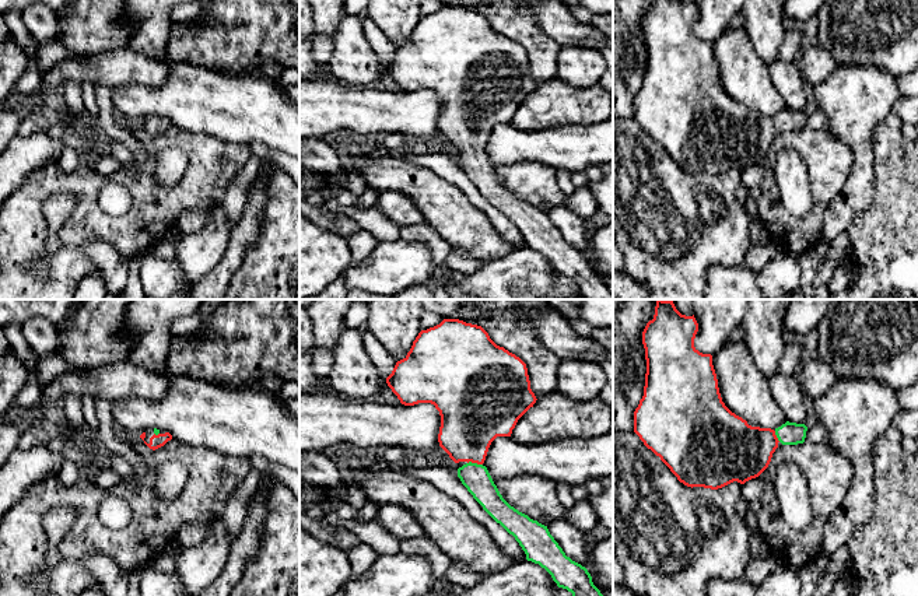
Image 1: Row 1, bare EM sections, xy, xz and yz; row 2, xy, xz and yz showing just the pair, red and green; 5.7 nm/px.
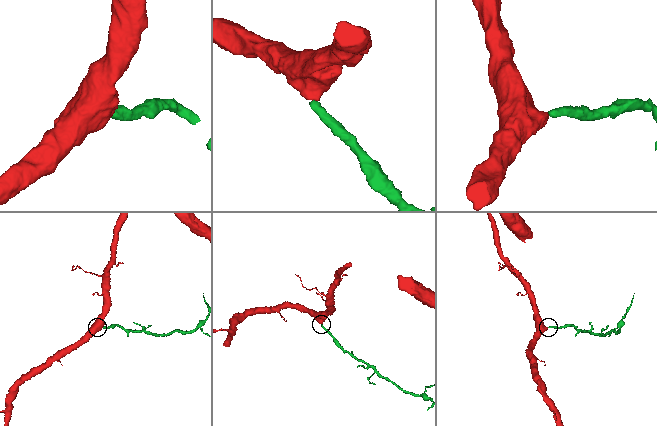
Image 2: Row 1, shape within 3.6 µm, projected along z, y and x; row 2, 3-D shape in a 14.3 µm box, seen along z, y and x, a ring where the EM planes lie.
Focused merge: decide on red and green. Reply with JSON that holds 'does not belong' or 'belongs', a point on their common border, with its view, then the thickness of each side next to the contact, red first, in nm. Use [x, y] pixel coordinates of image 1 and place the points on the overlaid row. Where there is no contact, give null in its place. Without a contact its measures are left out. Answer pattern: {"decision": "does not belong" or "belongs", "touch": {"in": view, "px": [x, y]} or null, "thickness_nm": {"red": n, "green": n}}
{"decision": "belongs", "touch": {"in": "xz", "px": [475, 462]}, "thickness_nm": {"red": 360, "green": 160}}

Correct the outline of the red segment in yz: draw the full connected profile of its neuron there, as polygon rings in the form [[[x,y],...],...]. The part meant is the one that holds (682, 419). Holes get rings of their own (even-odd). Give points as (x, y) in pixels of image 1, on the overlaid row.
[[[656,299],[654,319],[642,332],[647,374],[644,396],[634,411],[634,432],[687,487],[722,488],[758,477],[782,445],[803,444],[807,427],[786,421],[781,427],[751,427],[722,402],[712,355],[694,347],[698,323],[682,315],[673,299]]]

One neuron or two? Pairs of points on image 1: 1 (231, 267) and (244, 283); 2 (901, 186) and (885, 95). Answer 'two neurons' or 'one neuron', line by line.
1: two neurons
2: two neurons

